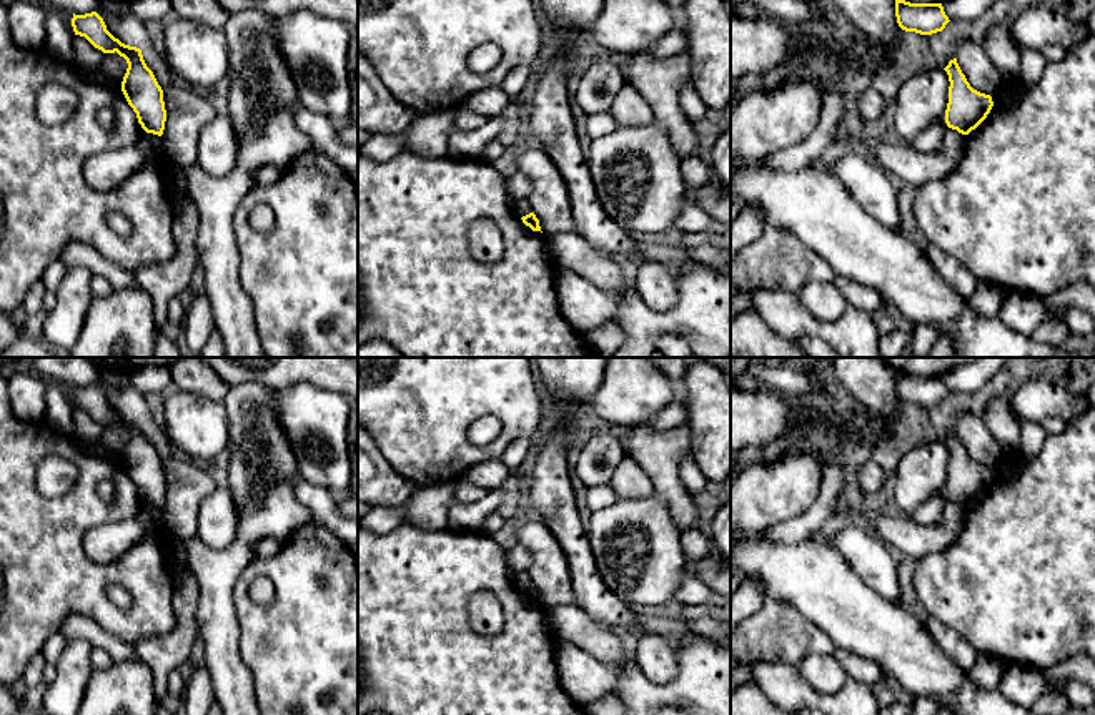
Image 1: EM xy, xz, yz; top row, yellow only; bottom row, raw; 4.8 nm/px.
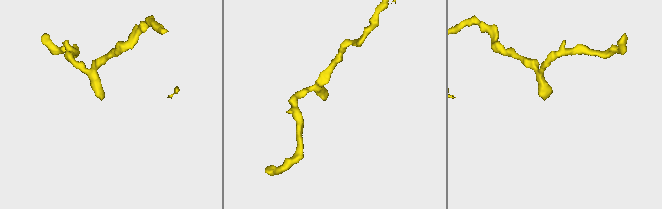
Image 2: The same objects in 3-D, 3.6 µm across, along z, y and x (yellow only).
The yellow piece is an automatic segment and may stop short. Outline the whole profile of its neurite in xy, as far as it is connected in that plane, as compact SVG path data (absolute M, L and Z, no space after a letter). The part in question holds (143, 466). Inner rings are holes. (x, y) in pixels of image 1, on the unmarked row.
M97 386L75 387L72 391L75 407L85 409L103 426L118 426L128 436L121 454L121 464L136 486L138 496L146 505L161 509L166 494L163 462L153 444L146 439L141 422L115 411Z

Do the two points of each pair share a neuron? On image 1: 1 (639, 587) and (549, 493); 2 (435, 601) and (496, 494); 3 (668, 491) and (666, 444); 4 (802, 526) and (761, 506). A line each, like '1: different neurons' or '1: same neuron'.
1: different neurons
2: different neurons
3: same neuron
4: different neurons

